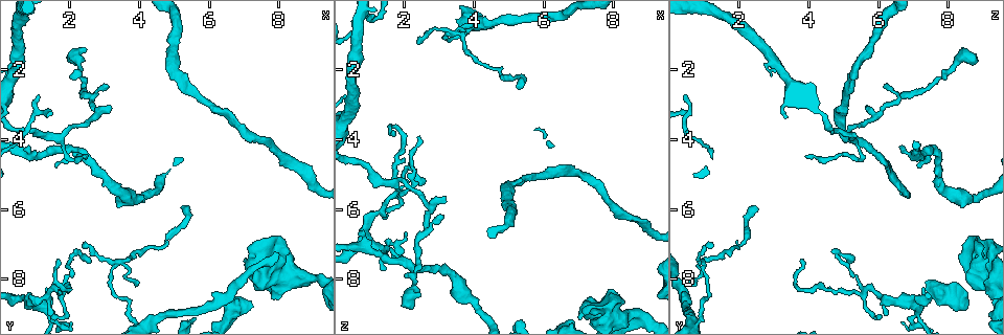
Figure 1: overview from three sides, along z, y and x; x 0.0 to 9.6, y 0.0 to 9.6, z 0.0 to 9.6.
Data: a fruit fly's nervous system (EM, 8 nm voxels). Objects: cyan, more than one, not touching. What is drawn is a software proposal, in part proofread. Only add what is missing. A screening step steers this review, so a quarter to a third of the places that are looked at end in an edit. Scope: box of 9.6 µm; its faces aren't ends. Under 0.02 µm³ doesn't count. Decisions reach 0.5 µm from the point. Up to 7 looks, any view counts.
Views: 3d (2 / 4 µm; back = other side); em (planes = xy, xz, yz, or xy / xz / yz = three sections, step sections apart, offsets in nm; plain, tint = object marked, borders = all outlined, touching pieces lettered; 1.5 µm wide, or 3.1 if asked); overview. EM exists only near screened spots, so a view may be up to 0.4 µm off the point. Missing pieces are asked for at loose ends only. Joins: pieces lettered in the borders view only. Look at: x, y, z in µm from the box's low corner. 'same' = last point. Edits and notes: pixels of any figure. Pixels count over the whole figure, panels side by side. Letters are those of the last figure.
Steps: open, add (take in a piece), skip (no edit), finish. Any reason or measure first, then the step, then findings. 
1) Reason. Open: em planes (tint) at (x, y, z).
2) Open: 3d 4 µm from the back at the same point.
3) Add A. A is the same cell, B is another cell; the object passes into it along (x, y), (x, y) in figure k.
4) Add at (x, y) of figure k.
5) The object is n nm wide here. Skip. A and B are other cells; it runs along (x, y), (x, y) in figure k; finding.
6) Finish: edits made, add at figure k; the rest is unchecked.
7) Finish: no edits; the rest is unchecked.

Thin end. Open: em xz step 4 (borders) at (2.40, 4.50, 3.95).

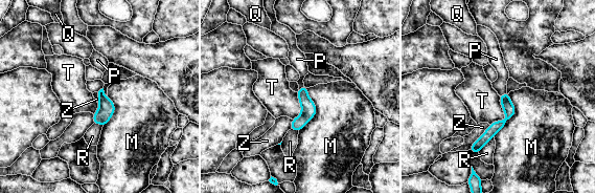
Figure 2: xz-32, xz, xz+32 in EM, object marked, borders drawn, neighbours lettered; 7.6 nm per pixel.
Open: em planes (borders) at the same point.

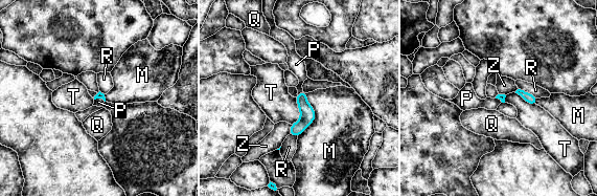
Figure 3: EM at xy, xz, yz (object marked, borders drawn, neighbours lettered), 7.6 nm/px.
Add P. P is the same cell, M, Q, R, T and Z are other cells; the object passes into it along (307, 113), (300, 93), (296, 64) in figure 3; it goes on there.

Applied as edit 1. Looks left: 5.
Branch stops here. Open: em yz step 8 (tint) at (3.05, 2.45, 6.25).

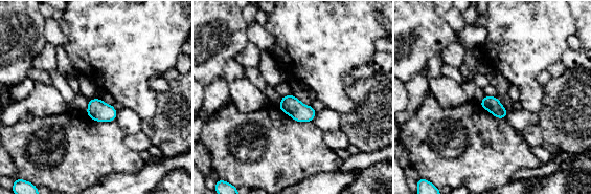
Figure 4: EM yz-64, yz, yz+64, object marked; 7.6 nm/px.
Cut it another way. Open: em planes (borders) at the same point.

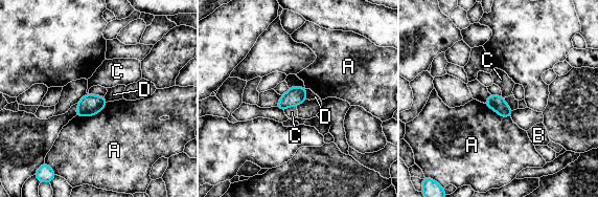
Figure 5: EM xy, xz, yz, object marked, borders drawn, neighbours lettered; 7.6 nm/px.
Skip. A, B, C and D are other cells; a border runs along (296, 106), (290, 106), (283, 110) in figure 5; none of them fits.

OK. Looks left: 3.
Finish: edits made, add at figure 3; the rest is unchecked.

